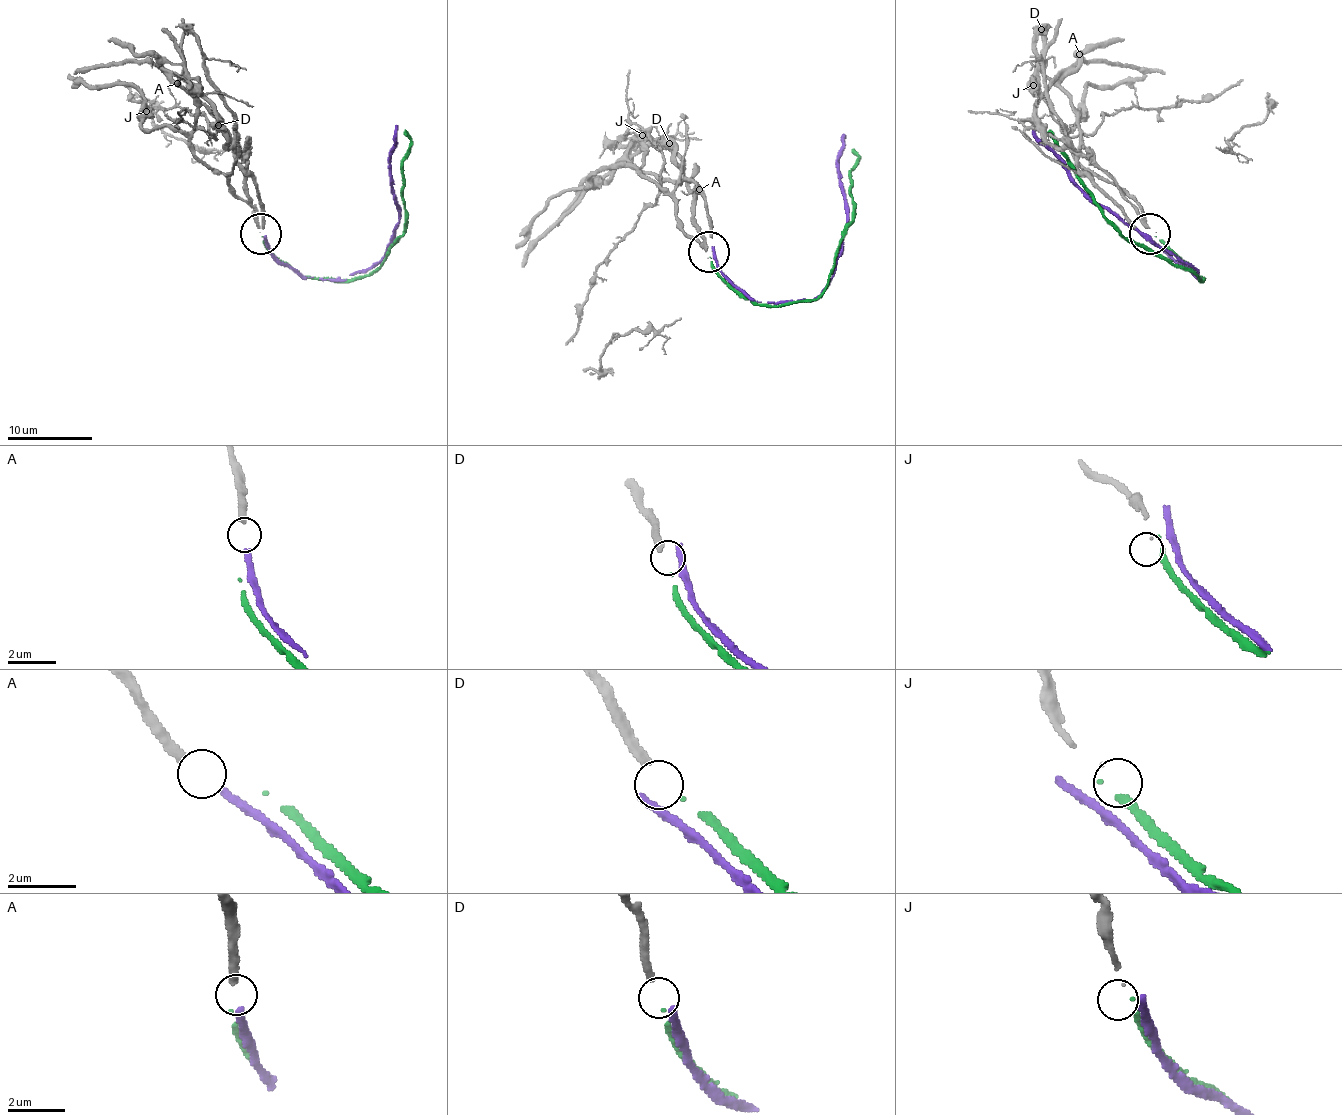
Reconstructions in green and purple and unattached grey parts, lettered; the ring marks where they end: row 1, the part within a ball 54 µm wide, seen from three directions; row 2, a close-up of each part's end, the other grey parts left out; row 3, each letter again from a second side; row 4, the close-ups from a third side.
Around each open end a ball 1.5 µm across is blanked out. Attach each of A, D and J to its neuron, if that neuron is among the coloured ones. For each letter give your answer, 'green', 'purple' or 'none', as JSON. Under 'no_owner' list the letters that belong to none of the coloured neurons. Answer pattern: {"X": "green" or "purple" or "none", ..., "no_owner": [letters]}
{"A": "purple", "D": "green", "J": "none", "no_owner": ["J"]}

